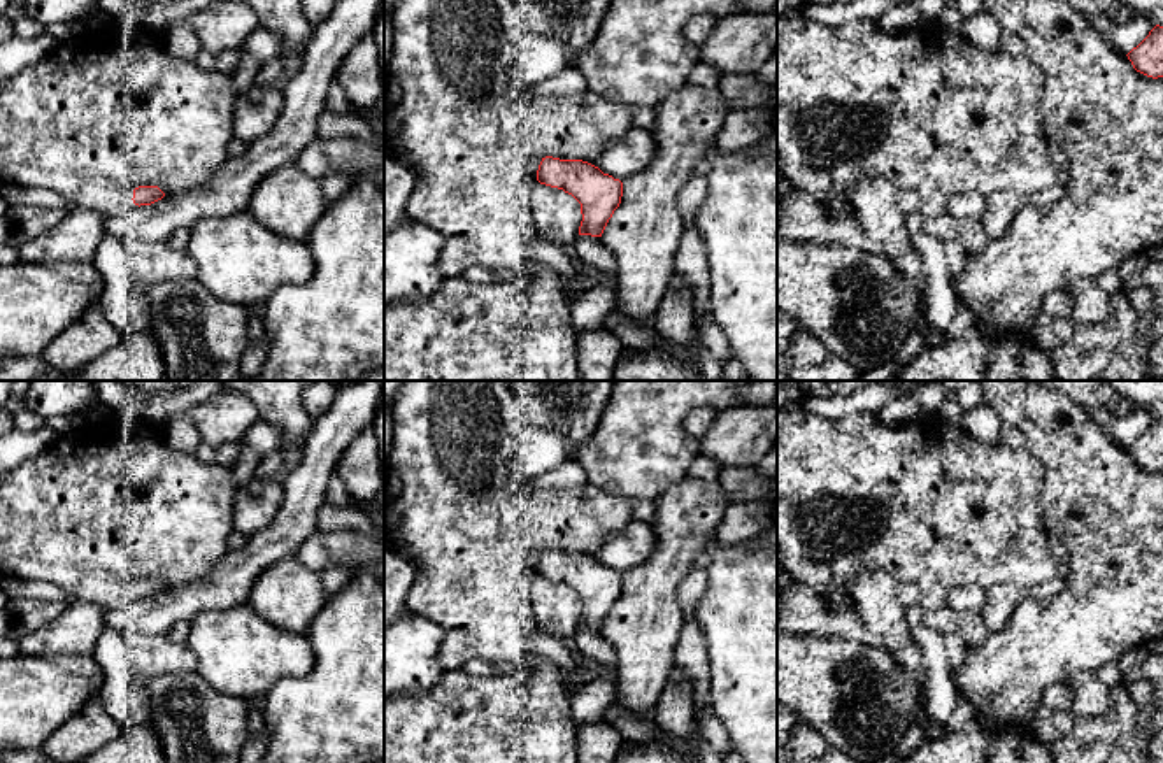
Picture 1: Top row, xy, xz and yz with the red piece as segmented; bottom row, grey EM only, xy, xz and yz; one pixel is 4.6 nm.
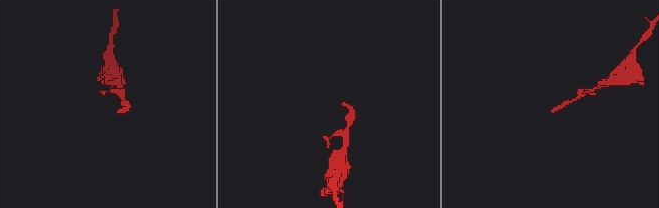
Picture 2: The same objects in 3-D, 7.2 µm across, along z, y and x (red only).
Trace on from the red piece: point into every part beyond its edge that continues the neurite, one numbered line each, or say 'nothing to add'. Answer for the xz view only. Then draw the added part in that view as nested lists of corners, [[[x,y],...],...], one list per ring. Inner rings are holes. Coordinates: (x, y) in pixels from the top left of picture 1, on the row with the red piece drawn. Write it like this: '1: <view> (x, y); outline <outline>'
nothing to add

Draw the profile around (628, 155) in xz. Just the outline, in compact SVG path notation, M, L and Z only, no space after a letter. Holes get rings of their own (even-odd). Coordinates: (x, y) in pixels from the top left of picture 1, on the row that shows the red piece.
M631 126L602 149L598 168L623 182L649 167L654 156L656 140L651 132Z

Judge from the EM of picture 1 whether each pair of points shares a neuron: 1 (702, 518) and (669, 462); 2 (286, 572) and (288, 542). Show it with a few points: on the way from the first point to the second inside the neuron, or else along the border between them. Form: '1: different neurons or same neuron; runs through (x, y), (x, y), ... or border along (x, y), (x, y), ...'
1: different neurons; border along (686, 474), (655, 499)
2: different neurons; border along (293, 555), (271, 563), (256, 579)

